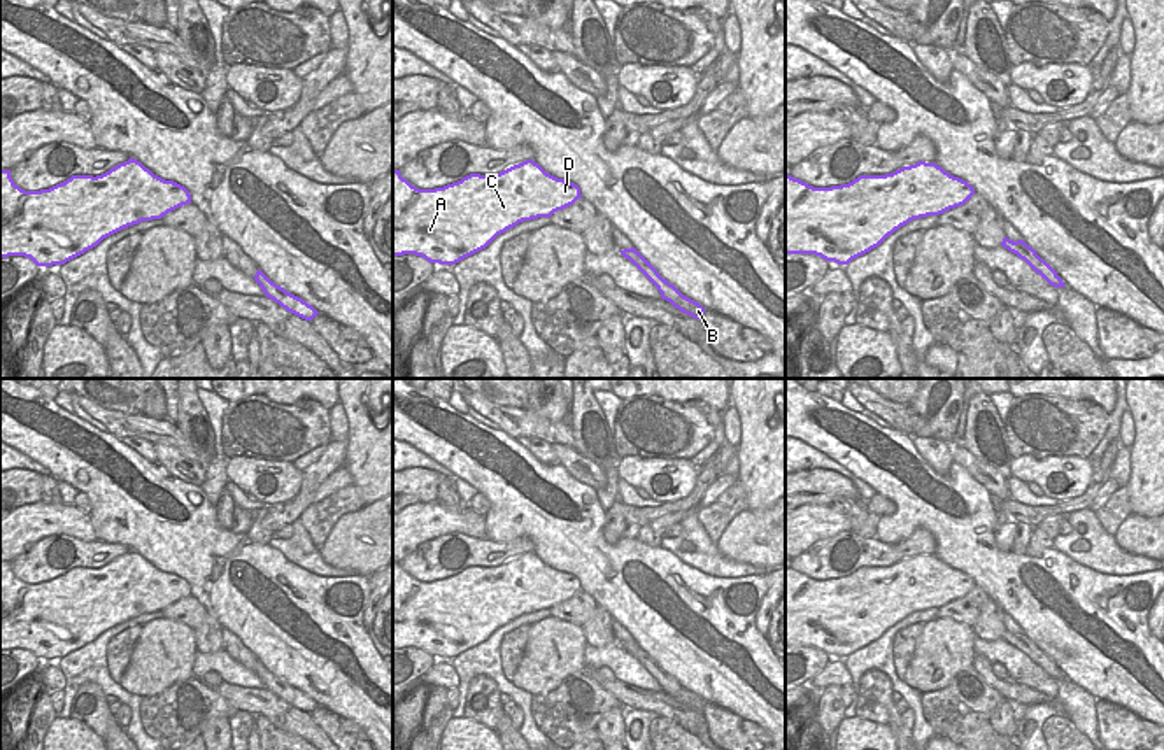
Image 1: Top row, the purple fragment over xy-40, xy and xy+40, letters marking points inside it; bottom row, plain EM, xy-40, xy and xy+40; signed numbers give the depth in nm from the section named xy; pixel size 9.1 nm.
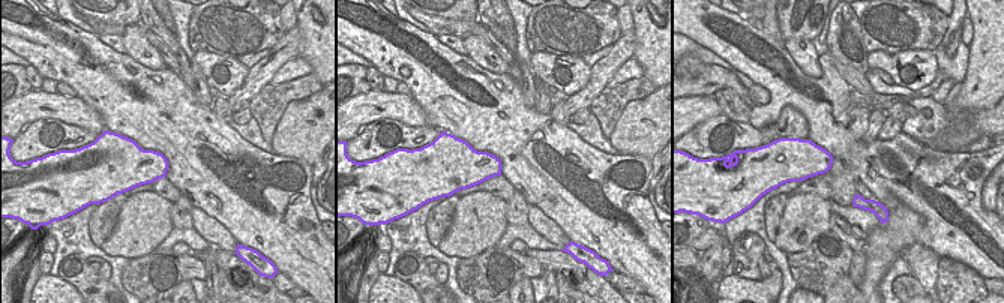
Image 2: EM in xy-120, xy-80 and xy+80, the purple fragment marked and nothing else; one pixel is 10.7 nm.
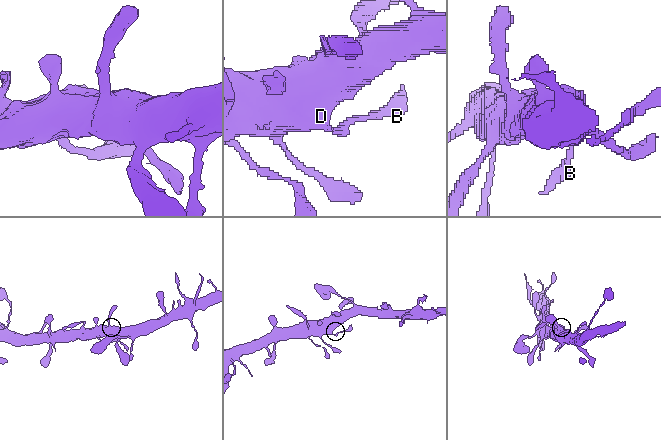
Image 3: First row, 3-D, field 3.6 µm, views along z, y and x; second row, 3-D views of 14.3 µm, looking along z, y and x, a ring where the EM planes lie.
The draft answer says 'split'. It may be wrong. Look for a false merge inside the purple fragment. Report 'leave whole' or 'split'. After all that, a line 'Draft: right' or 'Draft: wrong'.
leave whole
Draft: wrong

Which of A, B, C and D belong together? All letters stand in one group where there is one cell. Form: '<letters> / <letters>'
A B C D

